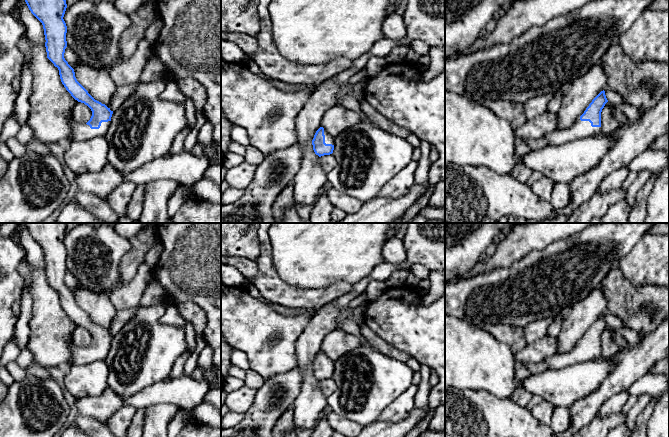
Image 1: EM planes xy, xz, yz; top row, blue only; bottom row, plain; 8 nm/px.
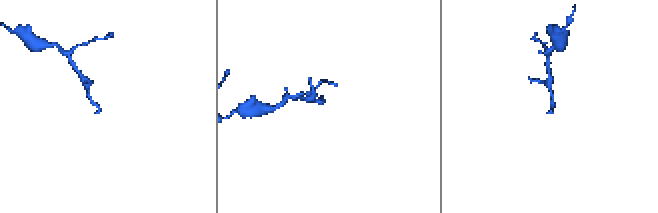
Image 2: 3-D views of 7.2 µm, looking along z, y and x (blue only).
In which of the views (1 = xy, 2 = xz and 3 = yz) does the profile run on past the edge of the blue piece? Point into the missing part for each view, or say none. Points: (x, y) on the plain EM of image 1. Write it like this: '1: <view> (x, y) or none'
1: xy (80, 356)
2: xz (329, 363)
3: yz (580, 353)

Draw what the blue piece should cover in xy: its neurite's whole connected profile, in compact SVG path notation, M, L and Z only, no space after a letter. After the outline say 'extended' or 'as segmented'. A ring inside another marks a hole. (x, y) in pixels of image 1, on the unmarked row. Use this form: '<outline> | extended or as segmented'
M24 223L31 237L42 247L45 259L47 282L59 294L62 308L78 326L87 329L92 340L85 347L71 345L72 365L86 365L105 360L113 335L105 328L95 324L77 305L74 293L64 282L67 271L67 250L63 243L67 228L65 223Z | extended

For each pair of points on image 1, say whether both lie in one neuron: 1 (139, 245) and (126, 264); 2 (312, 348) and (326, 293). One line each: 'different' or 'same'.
1: same
2: different

